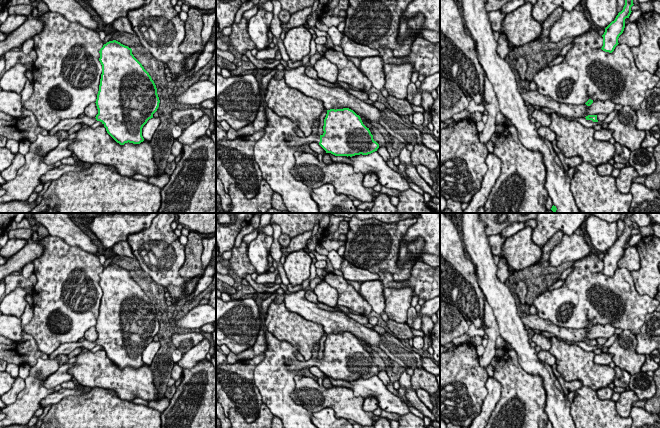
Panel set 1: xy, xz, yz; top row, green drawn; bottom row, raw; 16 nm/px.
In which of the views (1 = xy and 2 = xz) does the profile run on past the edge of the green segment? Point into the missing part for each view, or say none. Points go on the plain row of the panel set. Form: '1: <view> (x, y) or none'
1: xy (65, 349)
2: xz (293, 365)

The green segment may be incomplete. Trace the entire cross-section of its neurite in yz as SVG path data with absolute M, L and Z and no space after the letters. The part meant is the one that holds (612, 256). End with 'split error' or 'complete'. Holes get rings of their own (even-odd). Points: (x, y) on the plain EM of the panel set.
M627 213L624 222L625 222L625 229L623 234L618 237L615 244L612 245L606 252L605 256L602 259L603 261L603 270L602 274L605 276L612 277L615 271L619 268L618 262L623 257L625 252L625 243L629 242L631 238L631 231L633 228L633 222L631 221L630 217L633 213Z; complete

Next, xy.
M113 264L103 269L99 275L99 285L102 289L99 315L96 323L98 338L95 342L84 340L82 342L61 344L53 353L48 355L54 359L58 355L68 355L76 348L93 349L100 345L107 357L120 369L125 367L140 368L144 365L142 352L159 331L157 312L149 297L132 278L132 273Z; split error

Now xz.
M349 332L343 333L330 333L327 334L323 350L324 357L320 360L309 359L308 361L290 361L288 363L289 371L297 371L306 369L308 367L317 366L326 377L331 377L335 380L355 380L355 379L368 379L379 372L379 368L373 363L369 352L367 352L359 339Z; split error

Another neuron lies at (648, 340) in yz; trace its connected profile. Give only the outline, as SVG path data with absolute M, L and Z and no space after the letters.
M654 311L646 315L645 323L636 338L638 354L650 355L660 348L660 312Z

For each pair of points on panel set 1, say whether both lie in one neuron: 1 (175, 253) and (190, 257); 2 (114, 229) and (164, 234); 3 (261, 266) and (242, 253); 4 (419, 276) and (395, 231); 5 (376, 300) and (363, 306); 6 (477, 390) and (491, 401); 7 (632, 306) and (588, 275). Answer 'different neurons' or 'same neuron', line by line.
1: different neurons
2: different neurons
3: different neurons
4: different neurons
5: different neurons
6: different neurons
7: same neuron

